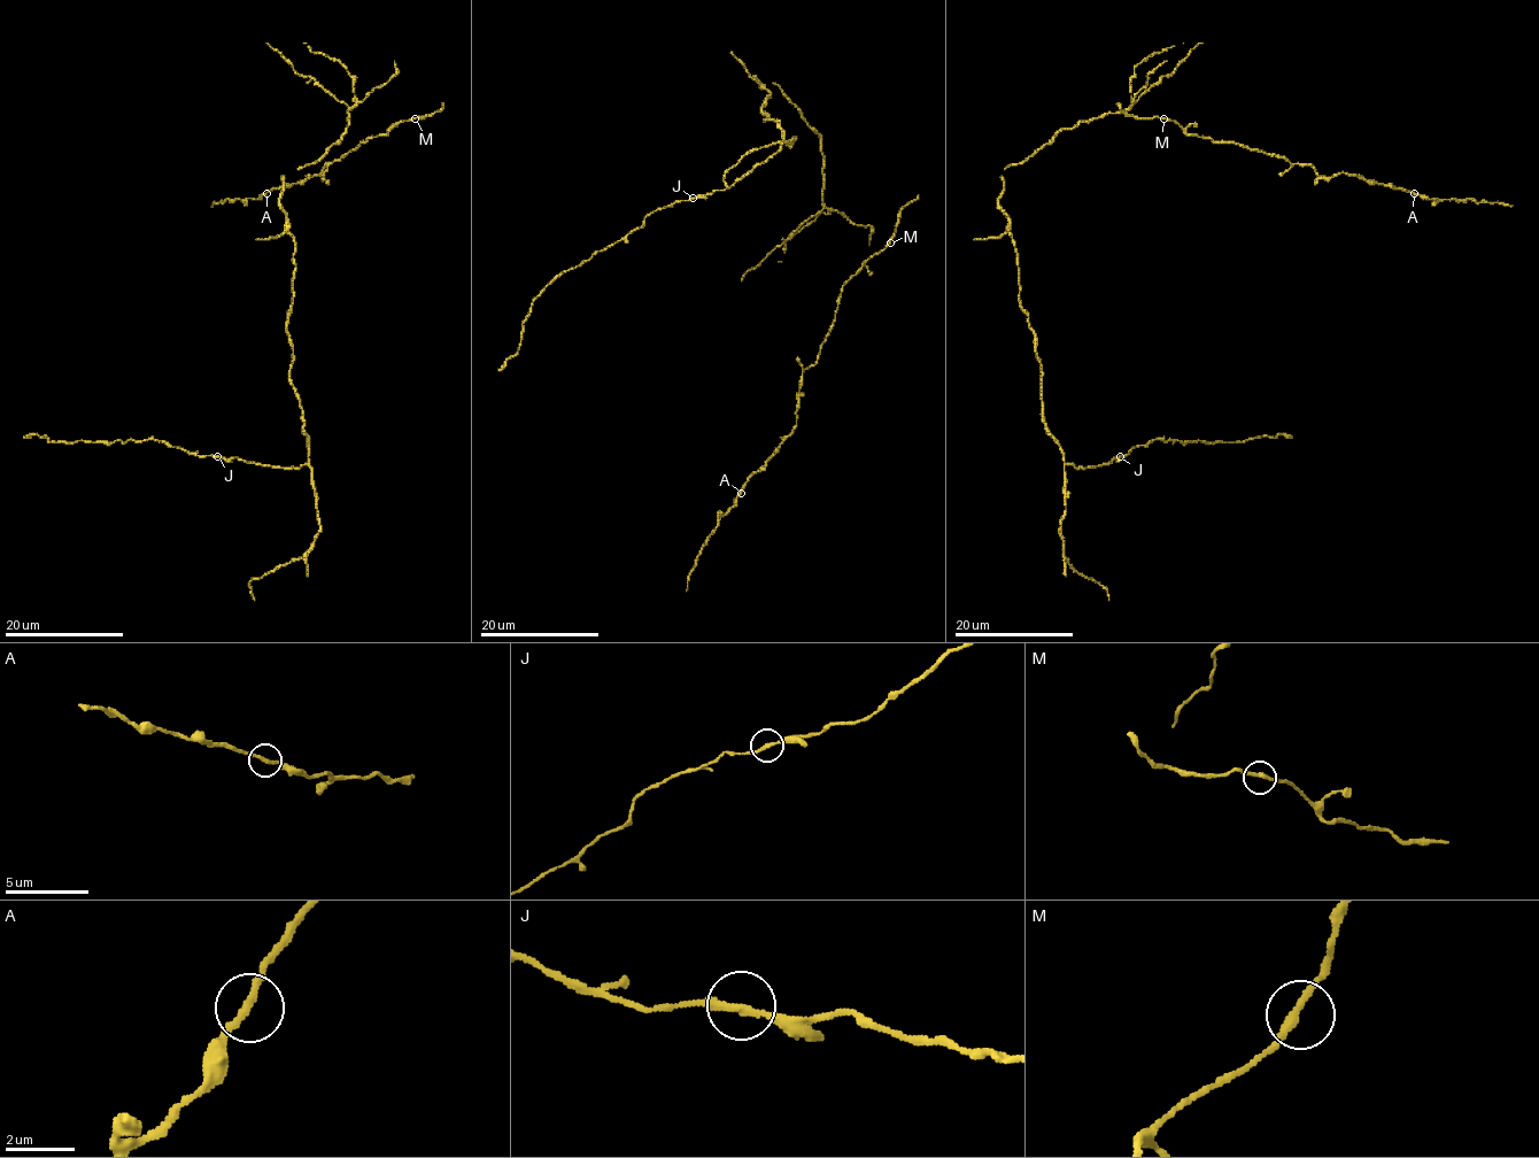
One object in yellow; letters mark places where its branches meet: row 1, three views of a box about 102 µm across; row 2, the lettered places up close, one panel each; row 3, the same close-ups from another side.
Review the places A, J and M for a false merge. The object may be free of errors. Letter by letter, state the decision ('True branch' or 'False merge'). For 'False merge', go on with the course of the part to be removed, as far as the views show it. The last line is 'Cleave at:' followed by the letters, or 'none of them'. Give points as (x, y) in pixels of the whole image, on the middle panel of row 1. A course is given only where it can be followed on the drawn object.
A: True branch
J: True branch
M: True branch
Cleave at: none of them

